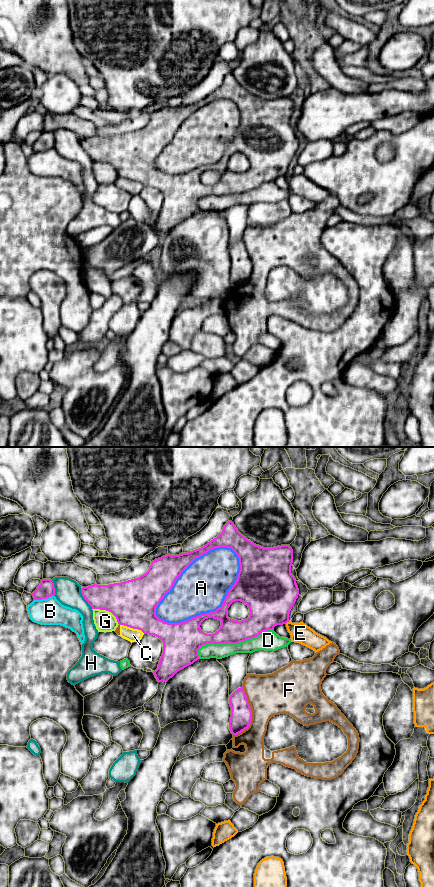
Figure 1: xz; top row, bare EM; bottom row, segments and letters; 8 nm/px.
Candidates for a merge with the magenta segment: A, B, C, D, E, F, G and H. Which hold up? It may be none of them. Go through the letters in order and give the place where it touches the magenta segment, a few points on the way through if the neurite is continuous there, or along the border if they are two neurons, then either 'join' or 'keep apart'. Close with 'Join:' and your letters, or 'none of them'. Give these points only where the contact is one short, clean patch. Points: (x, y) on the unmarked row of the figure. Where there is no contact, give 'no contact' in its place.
A: xz (188, 117) | keep apart
B: xz (43, 150) | keep apart
C: xz (132, 179) | keep apart
D: xz (231, 195) | keep apart
E: xz (287, 173) | keep apart
F: xz (251, 266) | keep apart
G: xz (107, 162) | keep apart
H: xz (84, 150) | keep apart
Join: none of them

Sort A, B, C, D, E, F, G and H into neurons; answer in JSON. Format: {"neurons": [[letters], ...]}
{"neurons": [["A", "C", "F"], ["B"], ["D"], ["E"], ["G"], ["H"]]}

